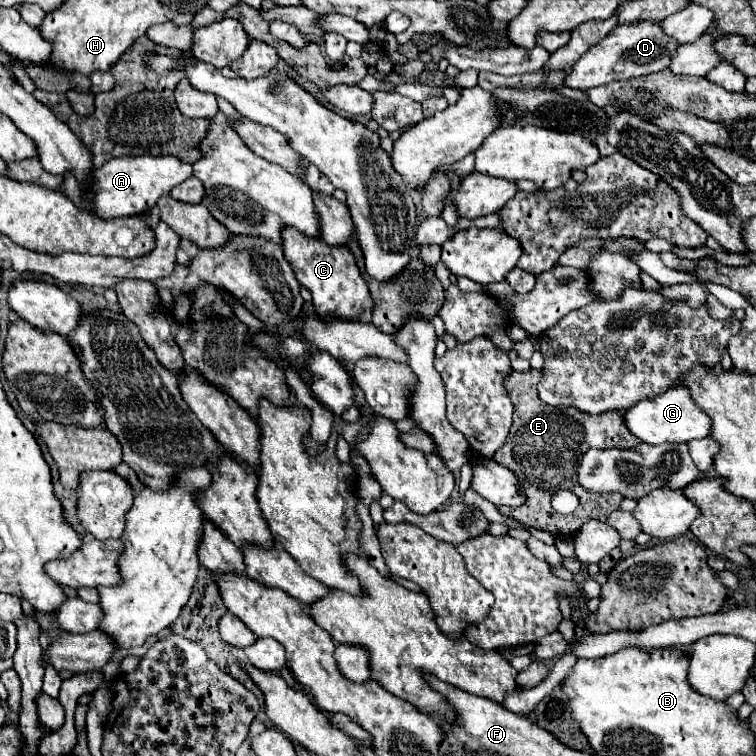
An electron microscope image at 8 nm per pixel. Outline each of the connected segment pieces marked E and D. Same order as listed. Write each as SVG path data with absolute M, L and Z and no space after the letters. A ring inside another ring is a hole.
M512 370L512 374L508 374L504 382L504 388L510 394L510 400L514 404L514 422L504 446L500 446L500 450L496 450L492 458L516 474L518 482L524 488L526 502L520 508L500 506L498 510L504 516L510 516L524 526L548 530L552 536L570 536L570 534L576 534L580 526L588 520L604 522L608 514L612 514L622 502L620 494L606 494L604 500L598 504L598 494L578 486L576 470L578 470L580 456L588 448L632 448L640 444L640 440L628 434L628 428L624 426L624 420L616 410L592 416L576 408L546 406L544 402L540 402L536 394L538 378L540 378L540 370L528 370L528 372ZM566 488L574 492L580 500L578 508L570 516L554 512L550 504L552 496L558 490L566 490Z
M654 22L616 26L616 30L612 30L612 34L604 38L604 42L592 46L592 50L588 50L588 54L584 54L584 58L580 58L580 62L576 62L576 66L566 72L564 86L588 90L600 84L610 84L614 80L630 80L660 72L668 66L672 54L676 54L676 48L676 42L672 42L672 38L668 38Z

